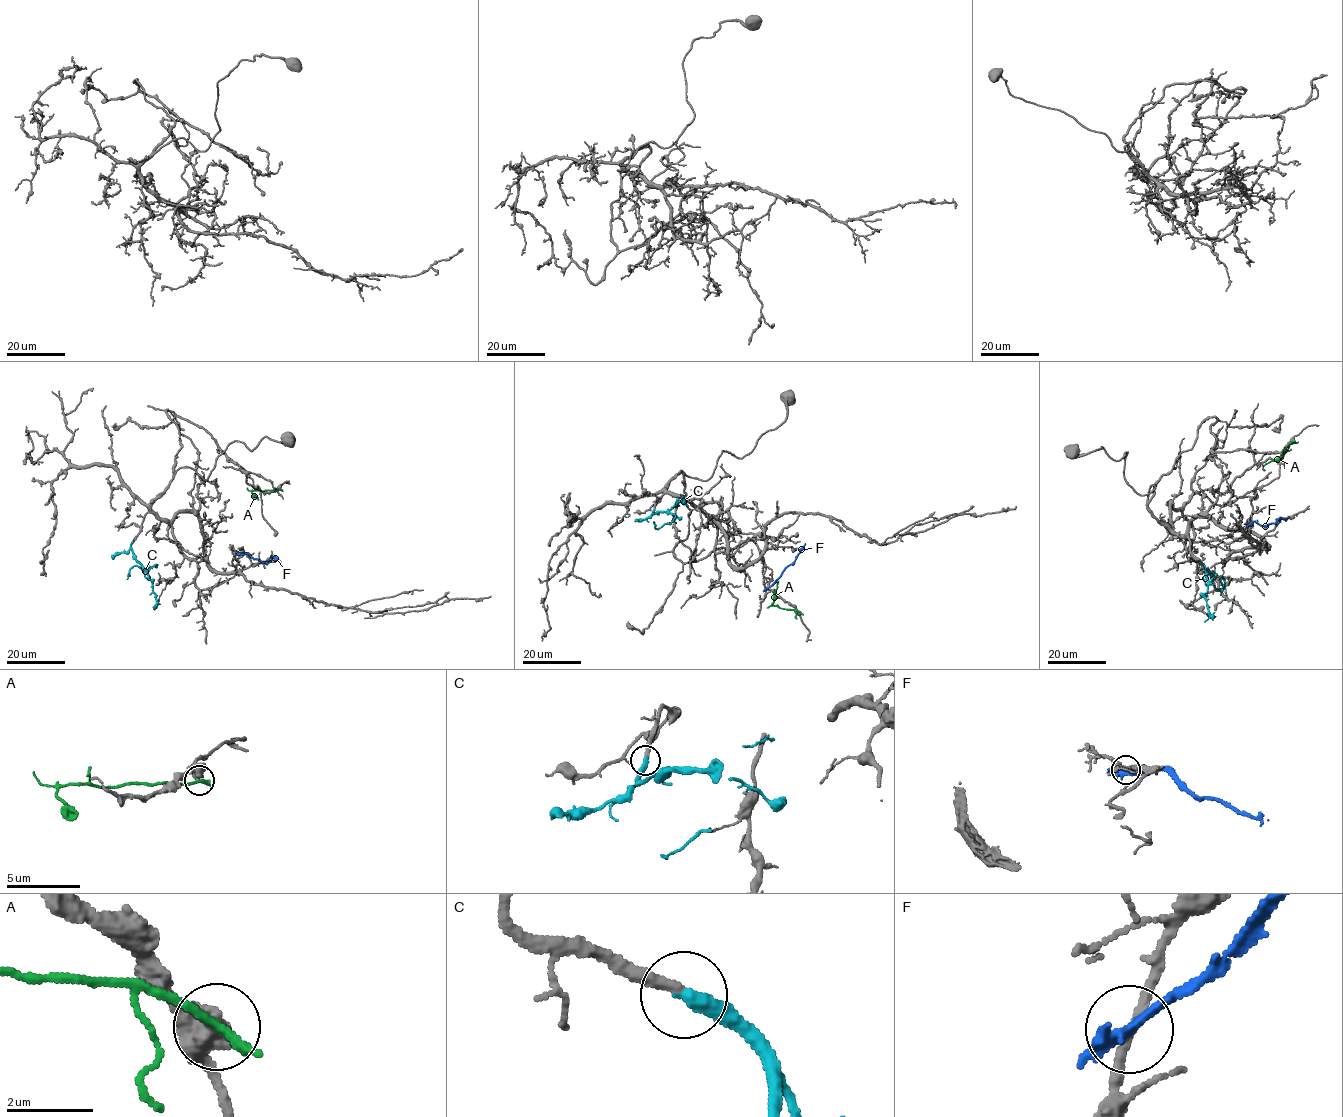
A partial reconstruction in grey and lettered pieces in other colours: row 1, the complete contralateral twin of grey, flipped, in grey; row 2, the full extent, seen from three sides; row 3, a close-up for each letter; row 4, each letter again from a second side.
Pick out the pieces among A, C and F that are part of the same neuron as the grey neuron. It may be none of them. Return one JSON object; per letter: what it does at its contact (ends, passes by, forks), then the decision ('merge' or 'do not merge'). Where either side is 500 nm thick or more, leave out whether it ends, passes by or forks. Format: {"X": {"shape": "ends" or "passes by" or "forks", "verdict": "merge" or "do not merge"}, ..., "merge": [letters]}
{"A": {"shape": "ends", "verdict": "do not merge"}, "C": {"shape": "ends", "verdict": "merge"}, "F": {"shape": "passes by", "verdict": "do not merge"}, "merge": ["C"]}

